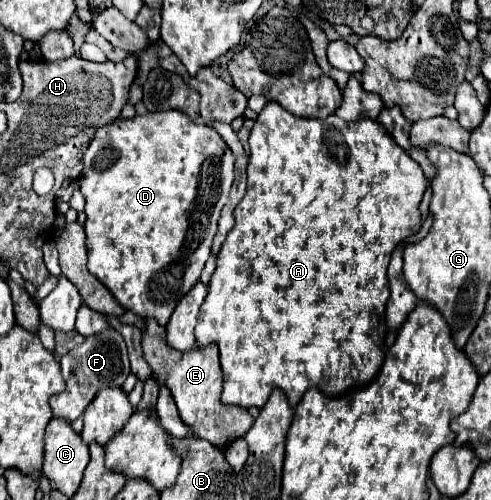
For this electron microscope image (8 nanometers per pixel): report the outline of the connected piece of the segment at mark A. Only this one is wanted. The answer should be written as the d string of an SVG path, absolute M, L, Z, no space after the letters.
M269 102L249 136L249 184L247 194L235 208L235 226L225 238L225 244L217 256L217 268L209 282L209 292L205 302L199 310L199 320L195 326L195 342L197 348L205 348L209 344L217 344L219 348L219 362L223 370L223 393L221 402L224 405L236 405L241 408L263 408L267 402L273 386L281 388L287 396L291 408L303 398L309 388L319 388L325 396L343 396L355 388L353 370L359 372L359 382L369 384L375 374L381 370L385 360L383 344L385 344L385 304L389 298L389 282L387 282L387 264L391 260L391 252L395 246L405 240L407 236L419 232L421 228L421 212L419 204L423 192L427 188L427 178L421 166L409 158L409 154L389 140L389 134L381 128L375 120L359 120L359 122L345 122L339 116L331 114L325 120L317 118L299 118L281 108L277 102Z

